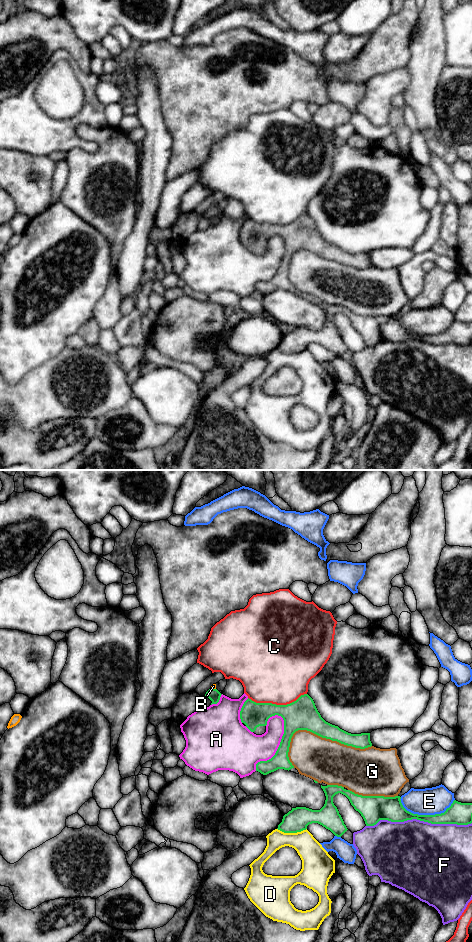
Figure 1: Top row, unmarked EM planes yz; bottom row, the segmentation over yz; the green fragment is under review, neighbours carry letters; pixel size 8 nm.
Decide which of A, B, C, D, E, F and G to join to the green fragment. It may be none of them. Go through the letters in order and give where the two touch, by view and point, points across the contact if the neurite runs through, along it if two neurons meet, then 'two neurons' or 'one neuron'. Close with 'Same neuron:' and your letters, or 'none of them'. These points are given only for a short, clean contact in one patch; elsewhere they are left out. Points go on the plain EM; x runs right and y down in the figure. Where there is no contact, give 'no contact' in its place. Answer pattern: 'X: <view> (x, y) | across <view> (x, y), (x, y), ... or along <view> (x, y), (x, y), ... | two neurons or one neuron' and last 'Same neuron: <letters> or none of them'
A: yz (278, 267) | two neurons
B: yz (213, 209) | across yz (214, 215), (213, 209), (213, 206) | one neuron
C: yz (277, 225) | two neurons
D: yz (292, 352) | two neurons
E: yz (426, 335) | two neurons
F: yz (418, 339) | two neurons
G: yz (321, 256) | two neurons
Same neuron: B

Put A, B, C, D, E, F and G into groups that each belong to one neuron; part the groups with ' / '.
A / B / C / D / E / F / G

